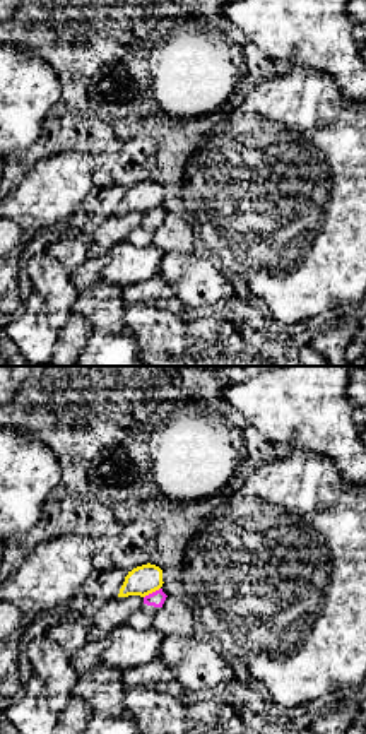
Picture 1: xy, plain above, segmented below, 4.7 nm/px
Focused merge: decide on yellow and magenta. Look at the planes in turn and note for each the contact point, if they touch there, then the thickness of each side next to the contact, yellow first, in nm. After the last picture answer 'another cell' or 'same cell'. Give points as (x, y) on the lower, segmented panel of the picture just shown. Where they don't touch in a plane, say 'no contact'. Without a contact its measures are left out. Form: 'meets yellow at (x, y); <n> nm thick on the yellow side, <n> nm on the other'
meets yellow at (151, 592); 140 nm thick on the yellow side, 70 nm on the other

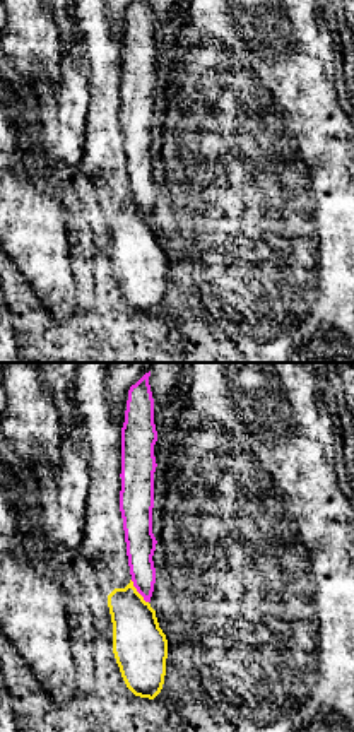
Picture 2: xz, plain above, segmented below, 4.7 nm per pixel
meets yellow at (137, 592); 260 nm thick on the yellow side, 140 nm on the other

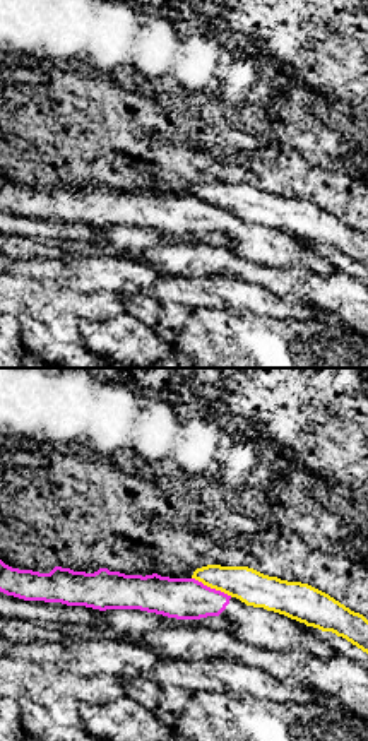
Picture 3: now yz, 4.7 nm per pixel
meets yellow at (213, 587); 160 nm thick on the yellow side, 190 nm on the other

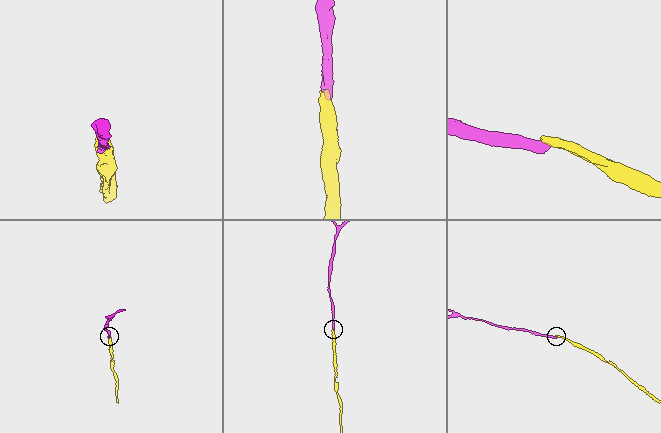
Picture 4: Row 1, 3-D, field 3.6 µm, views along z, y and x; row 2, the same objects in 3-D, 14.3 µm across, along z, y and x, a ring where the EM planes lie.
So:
another cell

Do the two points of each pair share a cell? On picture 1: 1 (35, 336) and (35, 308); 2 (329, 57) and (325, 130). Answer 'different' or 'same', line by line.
1: same
2: different

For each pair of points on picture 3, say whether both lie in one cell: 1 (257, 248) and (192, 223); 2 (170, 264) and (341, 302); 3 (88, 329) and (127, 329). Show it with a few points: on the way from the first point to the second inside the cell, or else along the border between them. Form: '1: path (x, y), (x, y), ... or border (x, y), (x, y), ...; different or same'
1: path (242, 235), (228, 223), (207, 223); same
2: path (213, 262), (226, 262), (238, 269), (298, 284); same
3: path (98, 329), (117, 329); same

